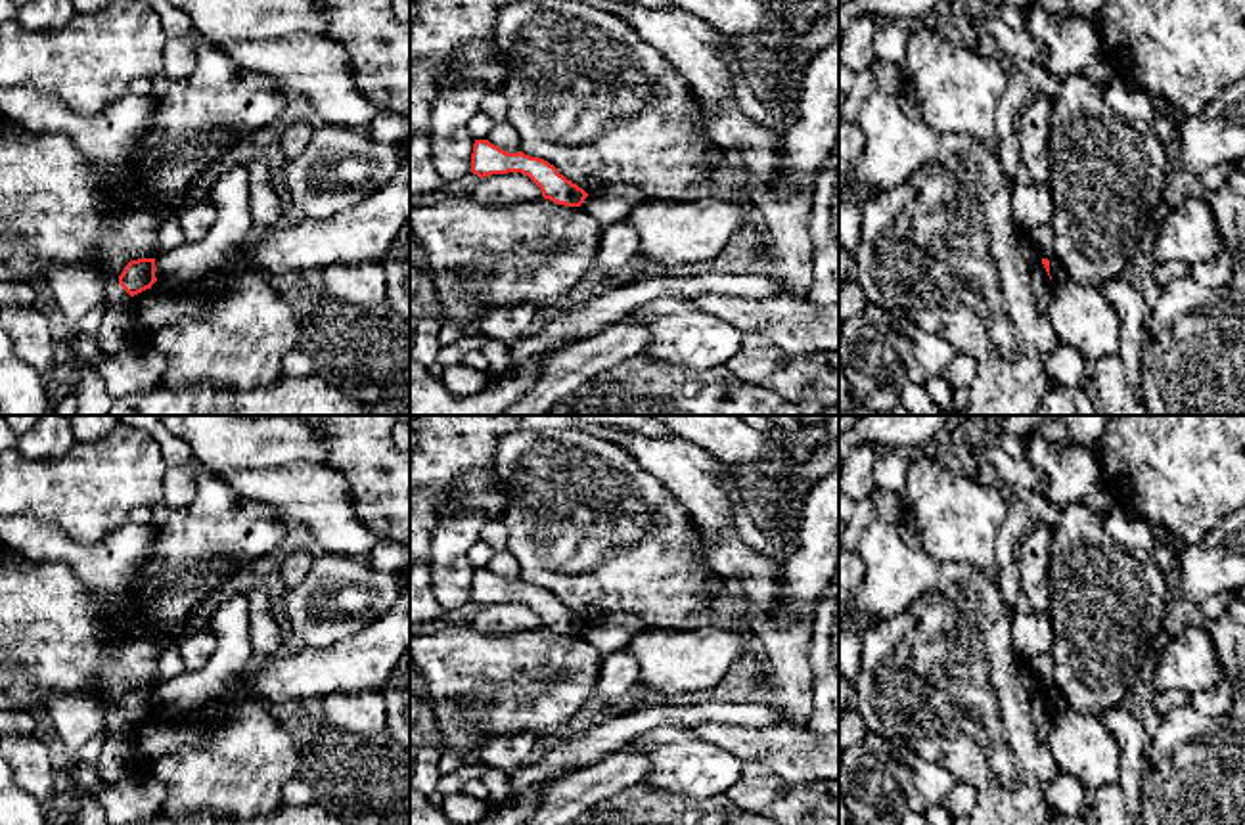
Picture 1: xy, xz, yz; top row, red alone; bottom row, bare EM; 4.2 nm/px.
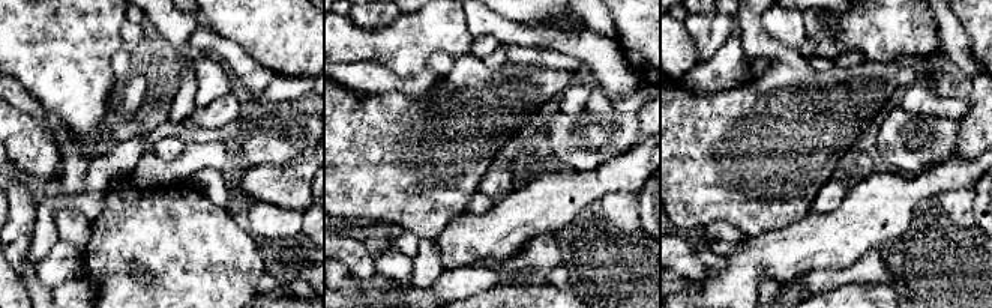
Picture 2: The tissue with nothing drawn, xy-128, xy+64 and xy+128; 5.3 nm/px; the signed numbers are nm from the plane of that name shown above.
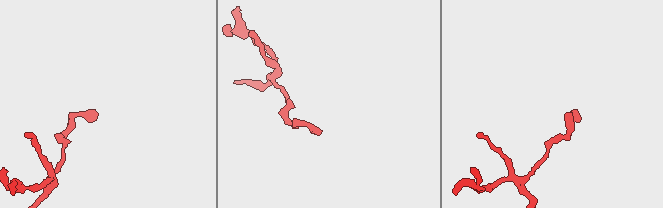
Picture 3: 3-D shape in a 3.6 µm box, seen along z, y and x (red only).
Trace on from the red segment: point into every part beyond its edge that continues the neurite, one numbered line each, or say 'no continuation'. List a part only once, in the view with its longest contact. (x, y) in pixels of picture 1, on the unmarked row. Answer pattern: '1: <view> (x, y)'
no continuation

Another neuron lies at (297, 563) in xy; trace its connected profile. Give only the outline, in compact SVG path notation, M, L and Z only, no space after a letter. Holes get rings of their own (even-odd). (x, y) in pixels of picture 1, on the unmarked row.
M314 546L297 547L289 551L280 572L282 586L293 588L301 584L306 572L310 570L316 553L318 551L314 549Z

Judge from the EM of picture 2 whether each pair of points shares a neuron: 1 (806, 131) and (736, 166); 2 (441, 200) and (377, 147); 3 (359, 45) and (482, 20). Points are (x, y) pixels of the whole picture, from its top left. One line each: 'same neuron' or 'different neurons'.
1: same neuron
2: same neuron
3: different neurons

